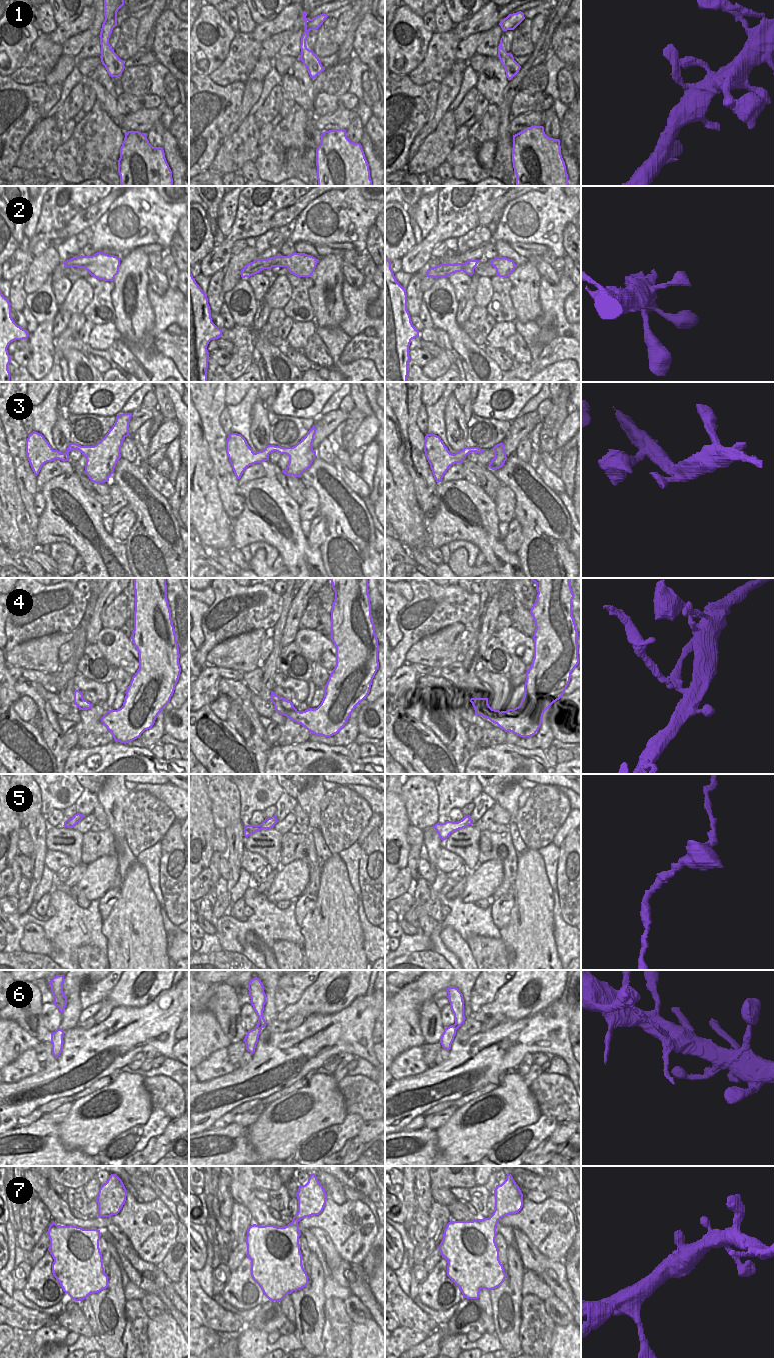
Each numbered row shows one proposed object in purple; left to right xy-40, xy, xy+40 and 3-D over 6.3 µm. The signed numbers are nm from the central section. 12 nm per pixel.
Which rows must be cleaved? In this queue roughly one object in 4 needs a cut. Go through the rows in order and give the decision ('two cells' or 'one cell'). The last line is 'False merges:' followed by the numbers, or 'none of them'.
1: one cell
2: one cell
3: one cell
4: two cells
5: one cell
6: one cell
7: one cell
False merges: 4

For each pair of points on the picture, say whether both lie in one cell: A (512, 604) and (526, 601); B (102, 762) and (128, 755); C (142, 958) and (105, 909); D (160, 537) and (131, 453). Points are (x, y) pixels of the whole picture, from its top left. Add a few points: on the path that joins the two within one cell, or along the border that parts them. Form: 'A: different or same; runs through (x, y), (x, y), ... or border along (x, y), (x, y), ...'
A: different; border along (511, 588), (518, 601), (529, 610)
B: same; runs through (108, 762), (122, 756)
C: different; border along (120, 892), (119, 899), (109, 915), (103, 920)
D: different; border along (121, 457), (135, 464)

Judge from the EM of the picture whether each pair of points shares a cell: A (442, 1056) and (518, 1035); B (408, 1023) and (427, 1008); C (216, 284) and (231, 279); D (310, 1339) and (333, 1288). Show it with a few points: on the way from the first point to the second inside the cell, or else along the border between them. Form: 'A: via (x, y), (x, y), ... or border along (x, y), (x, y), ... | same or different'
A: border along (449, 1050), (448, 1057), (442, 1063), (436, 1065) | different
B: border along (431, 998), (419, 1010), (419, 1029), (424, 1038) | different
C: border along (223, 269), (222, 291), (224, 293) | different
D: border along (326, 1277), (323, 1283), (323, 1296), (325, 1299) | different

